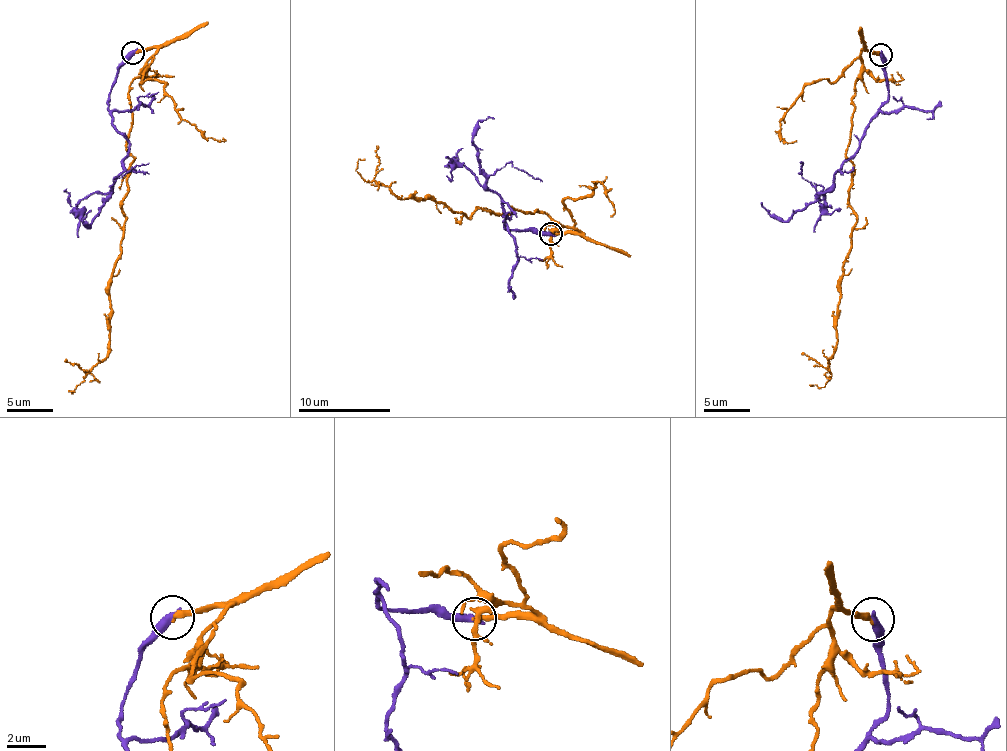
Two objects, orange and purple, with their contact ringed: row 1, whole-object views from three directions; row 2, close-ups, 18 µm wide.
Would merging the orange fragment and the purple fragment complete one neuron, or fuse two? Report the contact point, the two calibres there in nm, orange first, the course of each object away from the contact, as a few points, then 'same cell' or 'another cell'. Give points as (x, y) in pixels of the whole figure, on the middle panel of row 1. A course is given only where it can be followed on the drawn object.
(550, 234) | 280/440 nm | orange via (550, 233), (578, 229), (542, 212), (510, 207), (463, 217), (430, 199), (397, 198), (361, 176), (364, 158) | purple via (550, 233), (502, 226), (504, 216), (510, 217), (485, 183), (472, 139), (478, 125), (494, 118) | another cell

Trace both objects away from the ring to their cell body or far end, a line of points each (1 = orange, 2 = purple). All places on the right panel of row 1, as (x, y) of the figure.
1: (880, 55), (860, 52), (845, 153), (852, 165), (848, 195), (856, 229), (843, 265), (828, 380), (809, 384)
2: (880, 55), (888, 90), (885, 104), (868, 123), (859, 149), (836, 174), (827, 189), (786, 220), (761, 202)

